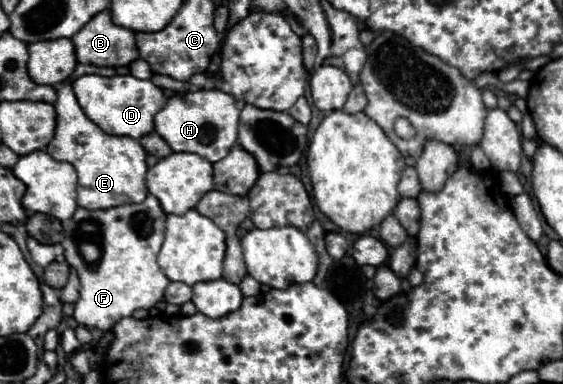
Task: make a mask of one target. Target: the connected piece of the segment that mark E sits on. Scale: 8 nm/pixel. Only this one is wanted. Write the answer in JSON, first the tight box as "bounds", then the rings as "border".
{"bounds":[46,80,148,210],"border":[[[66,80],[58,88],[56,108],[56,132],[46,152],[58,160],[68,162],[78,172],[78,206],[86,210],[104,210],[122,204],[136,204],[148,196],[146,190],[146,152],[138,140],[130,136],[110,136],[98,128],[80,108],[72,82]]]}

